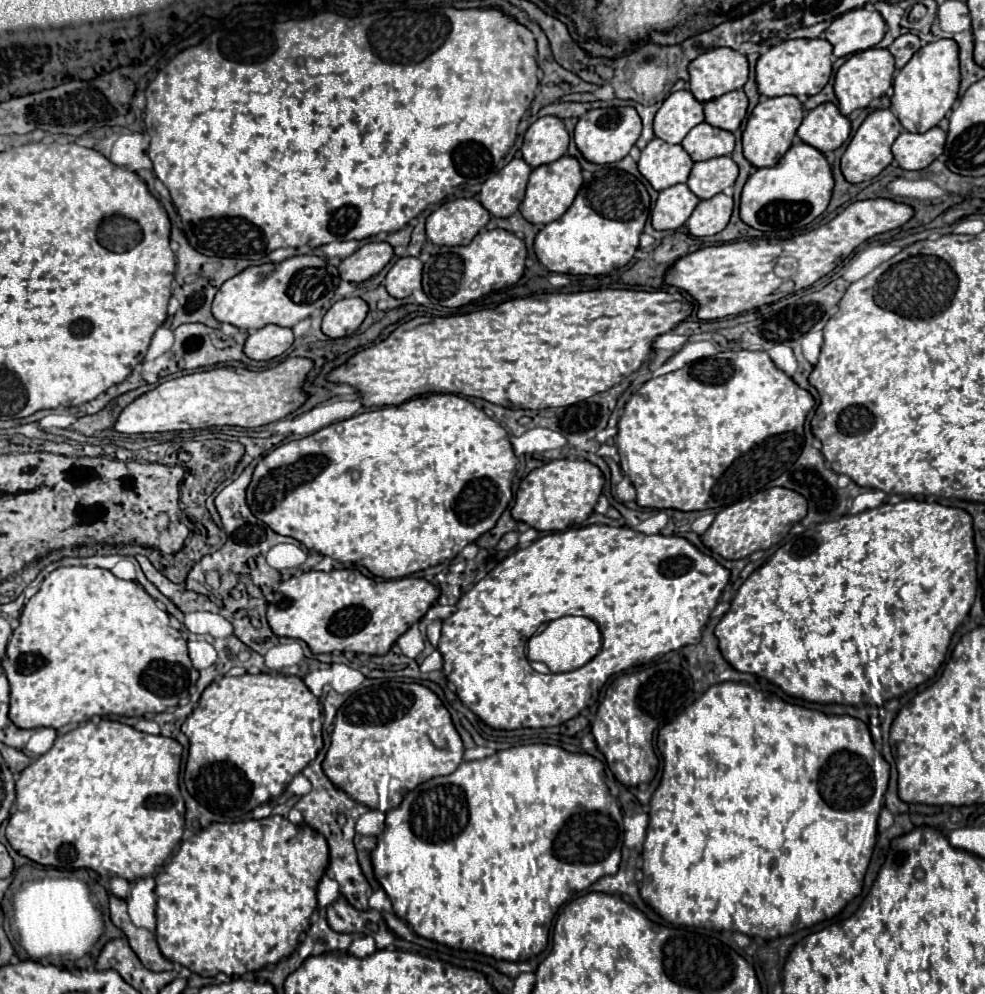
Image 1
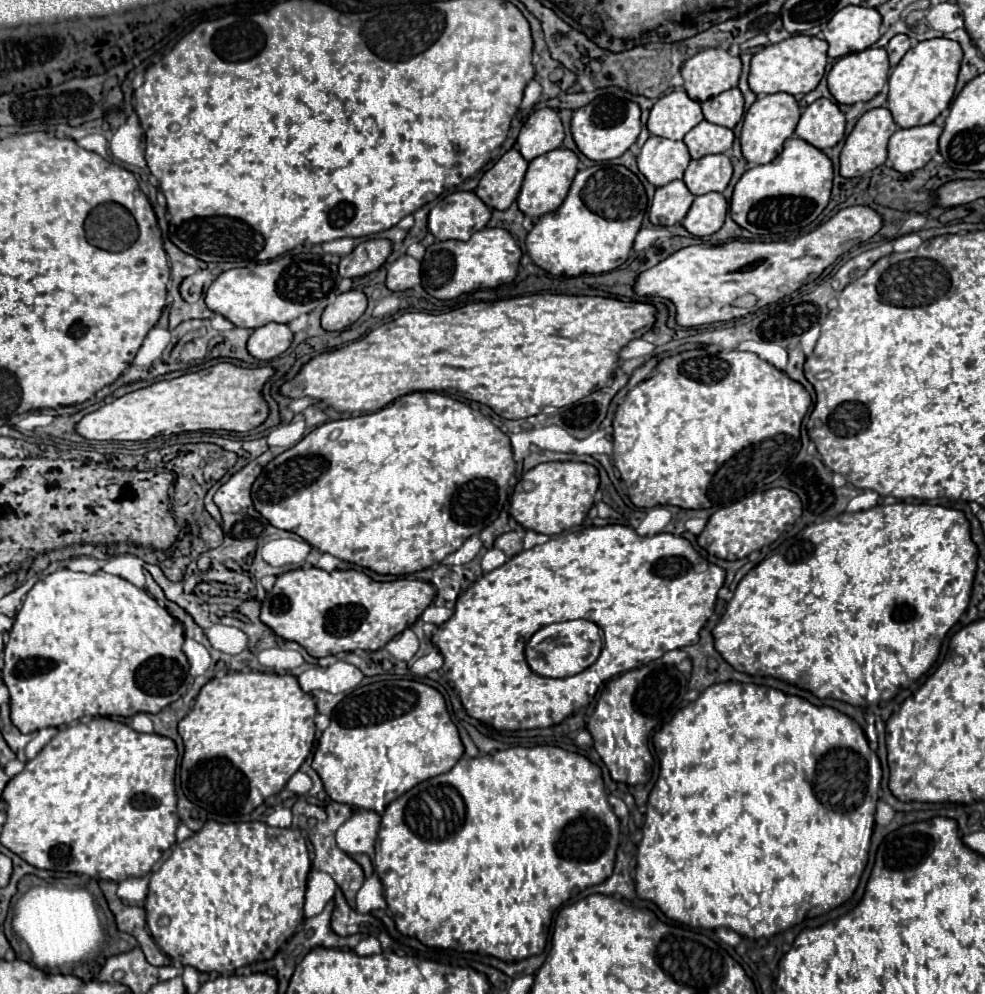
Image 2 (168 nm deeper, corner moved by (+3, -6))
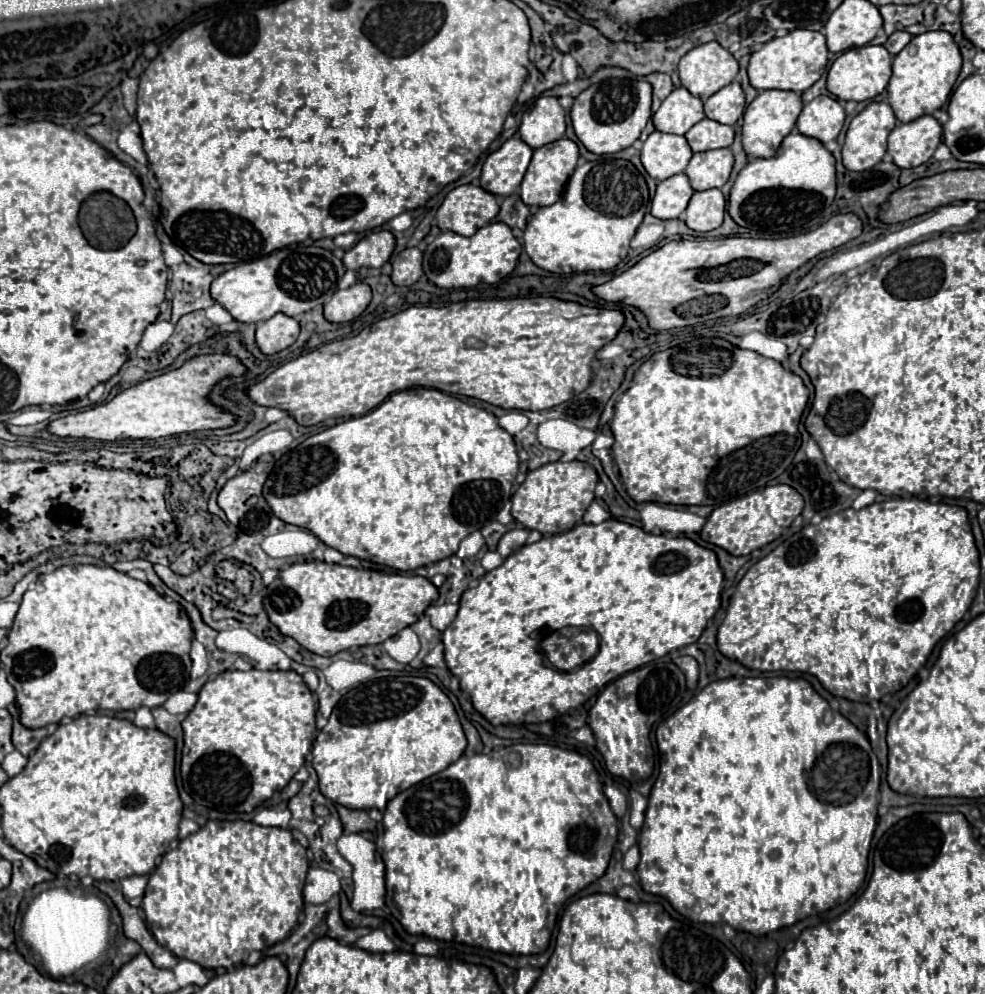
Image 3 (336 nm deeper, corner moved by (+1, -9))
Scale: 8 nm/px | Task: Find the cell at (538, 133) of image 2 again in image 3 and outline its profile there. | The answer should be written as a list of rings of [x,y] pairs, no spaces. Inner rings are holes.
[[[540,95],[536,97],[530,111],[522,115],[520,137],[532,147],[538,149],[542,145],[554,143],[564,137],[564,109],[560,107],[556,97]]]

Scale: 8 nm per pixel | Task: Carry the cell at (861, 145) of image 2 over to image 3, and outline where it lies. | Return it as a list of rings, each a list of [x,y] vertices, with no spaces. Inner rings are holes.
[[[868,103],[848,125],[842,145],[842,163],[850,171],[866,171],[882,161],[886,139],[896,127],[896,115],[888,103]]]

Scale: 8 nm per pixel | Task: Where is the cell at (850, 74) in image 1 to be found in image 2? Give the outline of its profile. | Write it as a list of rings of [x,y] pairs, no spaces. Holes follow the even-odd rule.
[[[868,48],[868,50],[854,52],[854,54],[840,58],[828,74],[828,88],[838,104],[852,106],[856,102],[872,100],[888,82],[888,74],[890,74],[890,62],[888,62],[886,50],[884,48]]]

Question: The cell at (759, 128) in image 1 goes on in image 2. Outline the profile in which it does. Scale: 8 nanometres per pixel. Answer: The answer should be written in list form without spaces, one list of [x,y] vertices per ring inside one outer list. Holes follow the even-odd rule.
[[[784,92],[758,96],[758,100],[746,112],[744,124],[742,124],[740,144],[742,144],[744,158],[750,164],[772,162],[782,152],[782,144],[786,142],[786,138],[790,138],[794,134],[794,128],[796,128],[798,120],[800,120],[800,106],[794,100],[794,96],[784,94]]]

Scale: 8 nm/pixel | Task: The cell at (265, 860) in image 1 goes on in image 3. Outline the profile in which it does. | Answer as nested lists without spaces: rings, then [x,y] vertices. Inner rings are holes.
[[[240,819],[208,821],[168,851],[148,877],[142,899],[148,931],[180,959],[200,963],[204,969],[232,969],[244,963],[250,951],[262,951],[262,939],[264,945],[274,945],[288,937],[304,907],[302,889],[308,869],[306,847],[288,829],[262,827]]]

